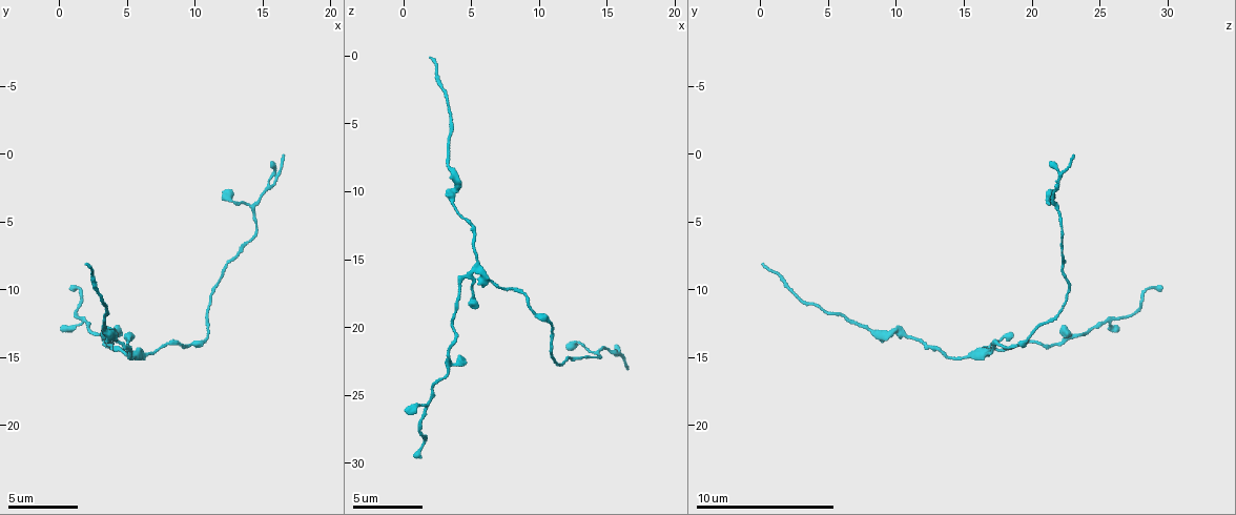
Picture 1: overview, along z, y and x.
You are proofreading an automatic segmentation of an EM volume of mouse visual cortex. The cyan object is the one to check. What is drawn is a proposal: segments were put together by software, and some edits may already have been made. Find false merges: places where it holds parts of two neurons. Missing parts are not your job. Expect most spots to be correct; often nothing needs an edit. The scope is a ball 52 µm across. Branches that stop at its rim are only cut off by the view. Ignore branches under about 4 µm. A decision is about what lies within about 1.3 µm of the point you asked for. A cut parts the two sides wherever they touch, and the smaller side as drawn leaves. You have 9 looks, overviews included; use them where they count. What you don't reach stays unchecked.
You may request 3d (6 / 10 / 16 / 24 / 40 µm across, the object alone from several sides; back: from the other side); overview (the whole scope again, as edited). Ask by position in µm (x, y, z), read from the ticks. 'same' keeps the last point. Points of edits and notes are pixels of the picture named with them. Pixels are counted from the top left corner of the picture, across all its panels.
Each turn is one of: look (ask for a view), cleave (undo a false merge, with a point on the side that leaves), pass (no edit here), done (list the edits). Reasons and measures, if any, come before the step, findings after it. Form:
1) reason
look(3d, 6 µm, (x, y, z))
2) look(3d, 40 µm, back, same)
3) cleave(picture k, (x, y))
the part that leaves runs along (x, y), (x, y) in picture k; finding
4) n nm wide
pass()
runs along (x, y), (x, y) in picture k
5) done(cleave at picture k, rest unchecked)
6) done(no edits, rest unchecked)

sudden change in width
look(3d, 6 µm, (3.6, 13.2, 10.4))

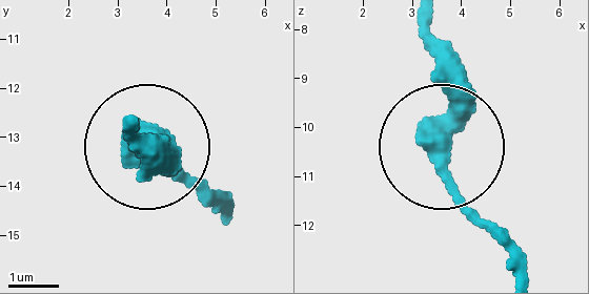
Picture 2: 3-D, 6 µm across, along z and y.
pass()
continuous, no second neuron

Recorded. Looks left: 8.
thick turns thin
look(3d, 10 µm, (3.4, 14.2, 21.4))

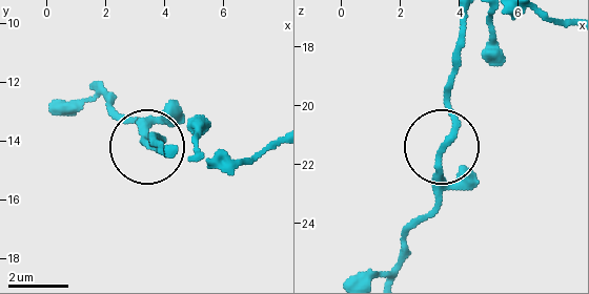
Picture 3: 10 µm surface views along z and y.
pass()
runs along (462, 22), (447, 97), (454, 127), (439, 158), (434, 215) in picture 3; continuous, no second neuron

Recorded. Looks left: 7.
thin arm on a thick one
look(3d, 16 µm, (5.2, 14.6, 15.6))

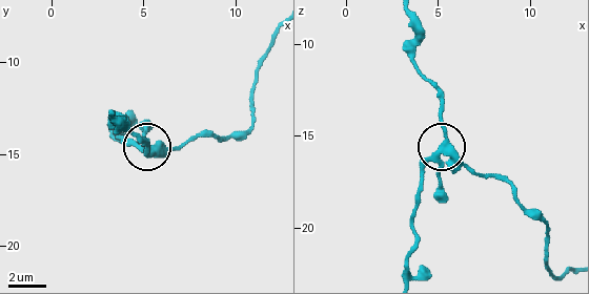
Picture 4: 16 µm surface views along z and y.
look(3d, 16 µm, back, same)

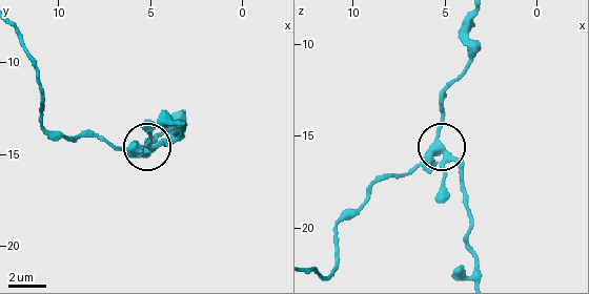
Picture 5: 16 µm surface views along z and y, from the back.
3 arms
pass()
runs along (392, 175), (410, 173), (441, 150), (460, 170), (465, 188) in picture 5; all the same neuron

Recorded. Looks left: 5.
calibre changes
look(3d, 10 µm, (10.8, 13.6, 19.6))

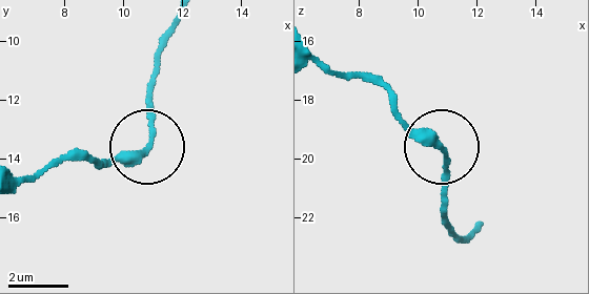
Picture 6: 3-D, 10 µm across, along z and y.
look(3d, 6 µm, (10.7, 13.6, 19.6))

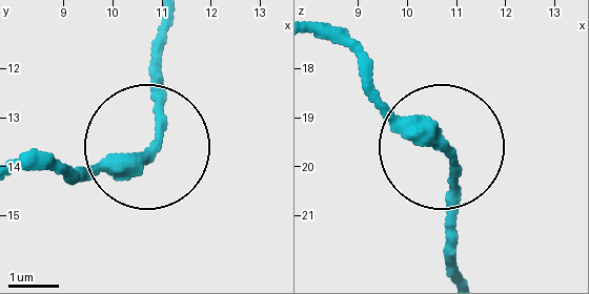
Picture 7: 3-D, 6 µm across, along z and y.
pass()
runs along (318, 35), (343, 43), (368, 89), (452, 165), (457, 273) in picture 7; all the same neuron

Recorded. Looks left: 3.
done(no edits, rest unchecked)

